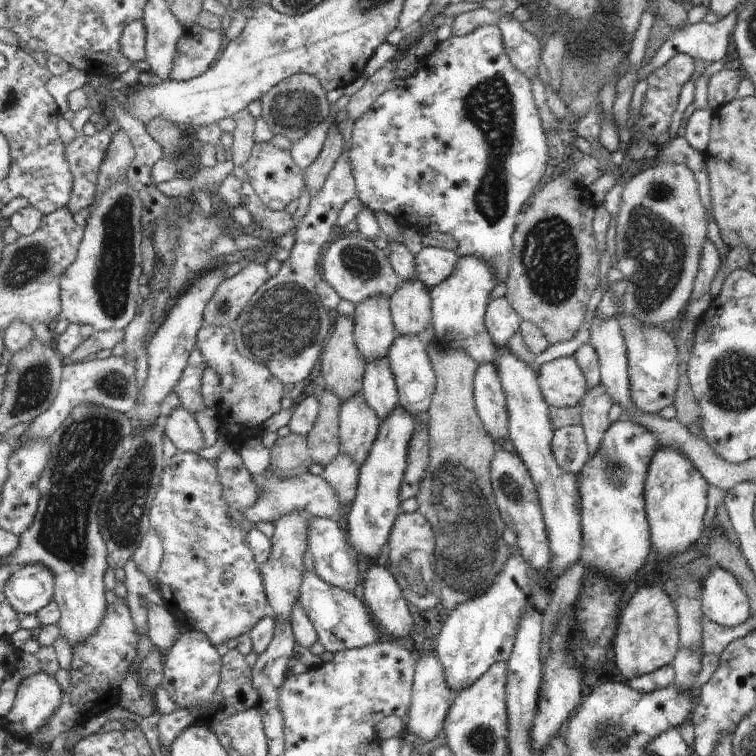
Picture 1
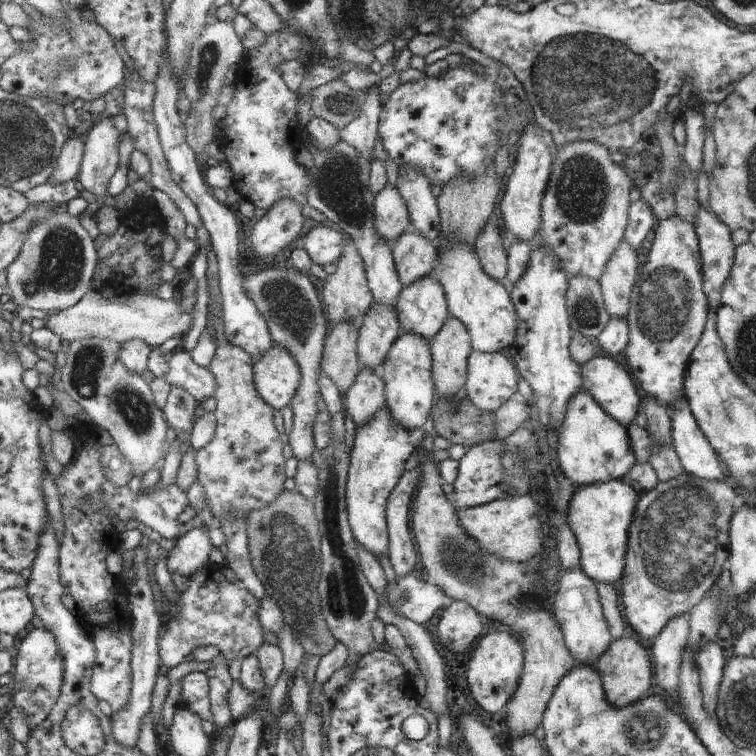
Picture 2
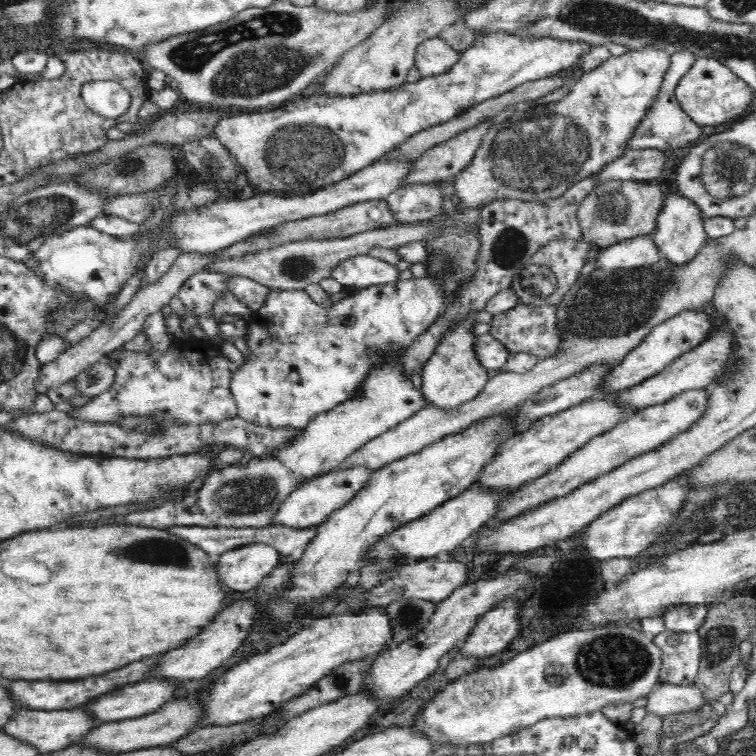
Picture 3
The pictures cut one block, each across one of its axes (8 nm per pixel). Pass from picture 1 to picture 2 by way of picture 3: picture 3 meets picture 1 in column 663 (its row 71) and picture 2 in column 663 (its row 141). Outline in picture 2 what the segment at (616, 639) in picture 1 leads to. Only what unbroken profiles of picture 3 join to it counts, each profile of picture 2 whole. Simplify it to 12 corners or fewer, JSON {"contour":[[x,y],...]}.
{"contour":[[685,472],[637,498],[619,576],[645,640],[703,600],[741,504]]}

